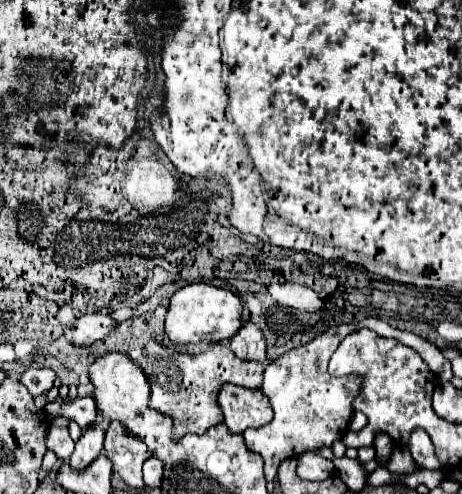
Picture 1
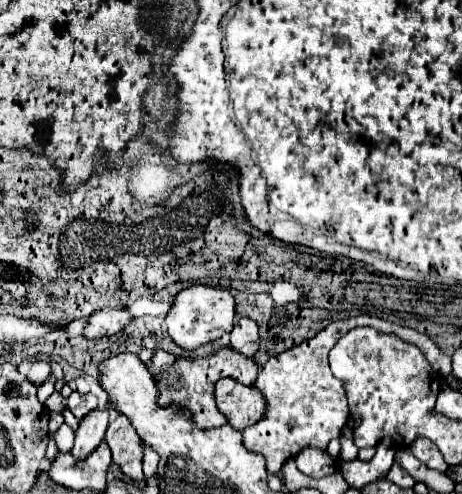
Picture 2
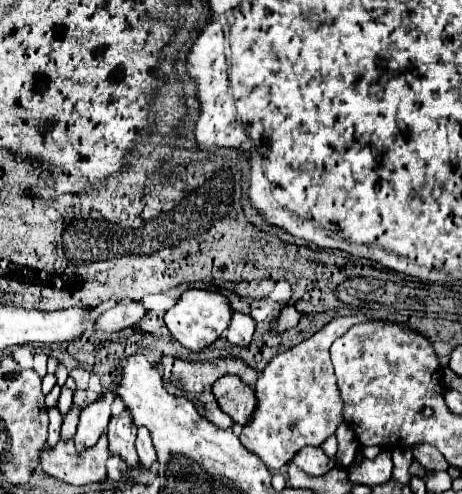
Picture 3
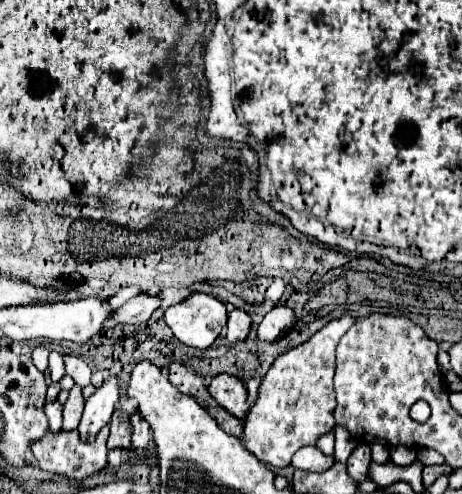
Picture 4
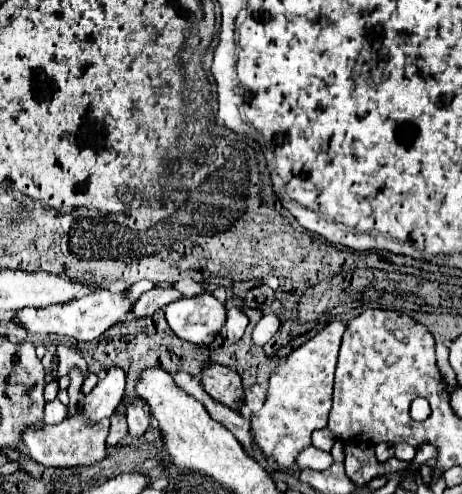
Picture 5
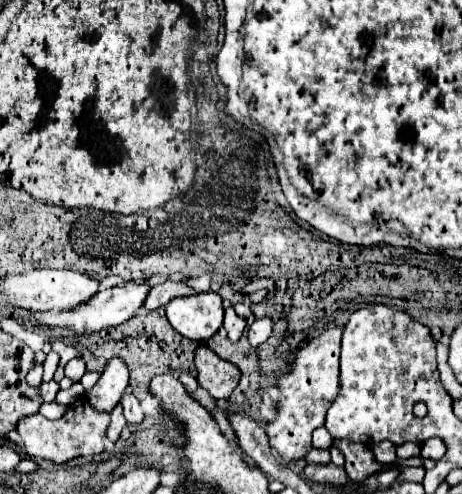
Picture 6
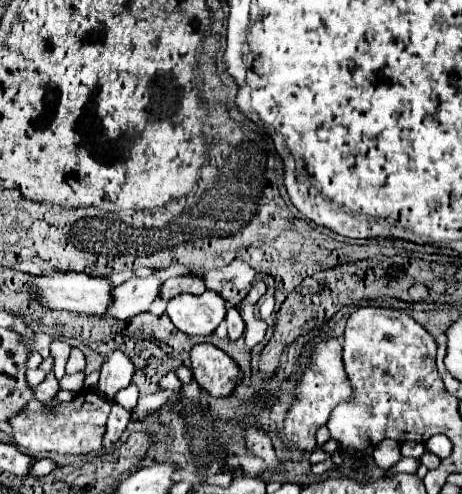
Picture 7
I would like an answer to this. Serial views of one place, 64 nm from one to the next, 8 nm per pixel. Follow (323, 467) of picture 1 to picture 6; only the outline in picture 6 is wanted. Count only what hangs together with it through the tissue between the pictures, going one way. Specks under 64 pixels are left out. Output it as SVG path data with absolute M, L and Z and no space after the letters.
M312 448L304 456L304 460L306 460L306 464L328 464L331 461L331 456L328 450L316 450L316 448Z

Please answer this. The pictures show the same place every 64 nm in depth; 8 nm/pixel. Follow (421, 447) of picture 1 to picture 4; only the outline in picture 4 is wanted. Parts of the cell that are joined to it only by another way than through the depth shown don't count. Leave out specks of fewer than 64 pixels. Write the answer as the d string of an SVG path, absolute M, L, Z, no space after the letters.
M422 448L422 450L418 452L418 458L422 460L424 466L428 466L428 464L444 464L444 458L442 458L438 452L430 450L430 448Z

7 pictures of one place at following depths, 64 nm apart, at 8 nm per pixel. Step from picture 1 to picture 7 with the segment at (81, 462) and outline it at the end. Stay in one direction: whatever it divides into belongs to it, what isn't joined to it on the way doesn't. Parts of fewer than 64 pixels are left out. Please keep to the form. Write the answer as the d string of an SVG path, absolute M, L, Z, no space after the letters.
M116 350L100 370L100 382L96 386L96 394L108 402L114 402L116 392L120 392L130 384L132 372L134 364L130 362L130 358L124 352Z

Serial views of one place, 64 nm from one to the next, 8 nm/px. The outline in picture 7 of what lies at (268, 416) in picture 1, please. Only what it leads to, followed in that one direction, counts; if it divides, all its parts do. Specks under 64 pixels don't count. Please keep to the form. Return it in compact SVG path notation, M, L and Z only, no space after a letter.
M212 344L192 348L194 380L214 398L230 396L238 382L238 364Z

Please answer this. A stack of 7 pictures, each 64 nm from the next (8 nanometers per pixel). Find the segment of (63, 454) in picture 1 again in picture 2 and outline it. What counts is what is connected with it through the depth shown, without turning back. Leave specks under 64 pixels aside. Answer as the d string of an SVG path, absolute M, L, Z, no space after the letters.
M60 426L60 430L54 432L54 442L58 446L60 452L70 452L72 450L72 444L74 444L74 432L70 426Z

